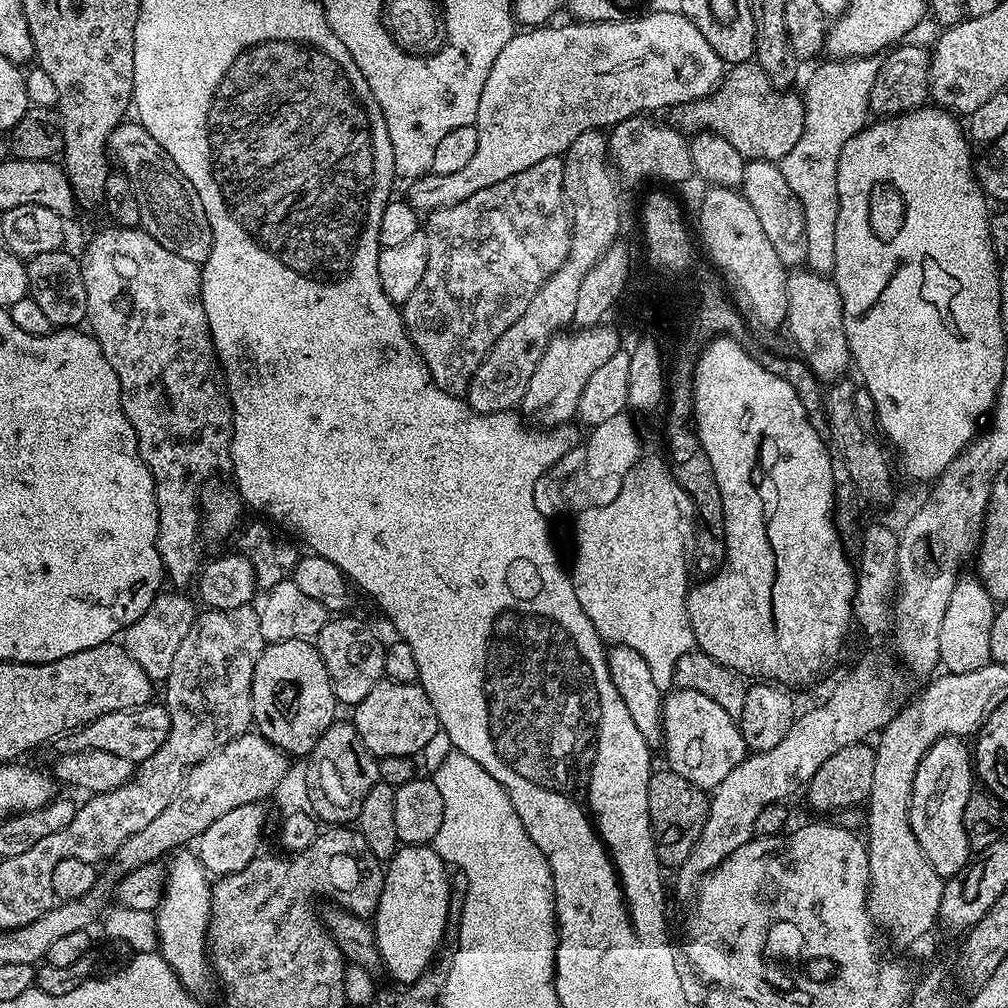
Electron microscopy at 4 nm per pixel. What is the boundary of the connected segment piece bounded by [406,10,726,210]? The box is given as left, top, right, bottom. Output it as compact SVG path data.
M679 10L648 12L645 16L632 16L629 20L617 18L597 24L567 23L560 24L557 28L532 26L527 30L520 30L524 32L517 31L510 38L510 42L506 42L506 46L502 46L502 54L498 54L498 58L494 58L494 66L490 66L490 74L486 77L486 86L482 86L482 98L478 98L478 114L476 115L477 121L480 122L492 120L492 136L481 135L478 150L474 150L474 158L470 158L470 162L466 162L466 166L462 166L462 170L454 170L454 174L442 174L441 176L429 174L411 181L409 188L412 189L406 195L406 200L412 207L417 210L431 210L454 206L458 202L470 198L470 194L478 194L478 190L486 190L486 186L494 186L494 182L506 182L506 178L514 178L514 174L522 174L522 170L530 170L530 166L538 166L538 162L542 162L546 158L563 157L570 142L574 142L574 138L578 138L578 134L582 134L586 130L591 128L608 130L612 125L631 116L656 114L659 108L668 110L677 104L689 104L695 100L703 100L705 96L719 88L721 80L726 75L724 59L714 50L714 46L710 46L710 42L706 42L706 38L702 38L702 30L698 30L698 26L694 26L694 22L690 22L690 18L686 18L684 13Z

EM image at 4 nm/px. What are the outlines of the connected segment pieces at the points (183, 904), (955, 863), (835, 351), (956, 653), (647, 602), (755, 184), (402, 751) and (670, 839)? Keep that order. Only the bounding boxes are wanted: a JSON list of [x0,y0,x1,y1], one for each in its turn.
[[154,850,212,994],[910,736,974,878],[786,270,852,382],[940,575,998,672],[570,456,697,690],[740,160,807,270],[351,679,441,758],[648,770,708,869]]

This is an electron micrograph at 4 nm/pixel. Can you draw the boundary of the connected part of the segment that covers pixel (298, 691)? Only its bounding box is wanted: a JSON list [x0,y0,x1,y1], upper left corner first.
[252,640,338,758]

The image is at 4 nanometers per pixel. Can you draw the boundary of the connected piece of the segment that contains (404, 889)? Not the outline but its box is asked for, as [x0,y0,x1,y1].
[374,844,451,985]

